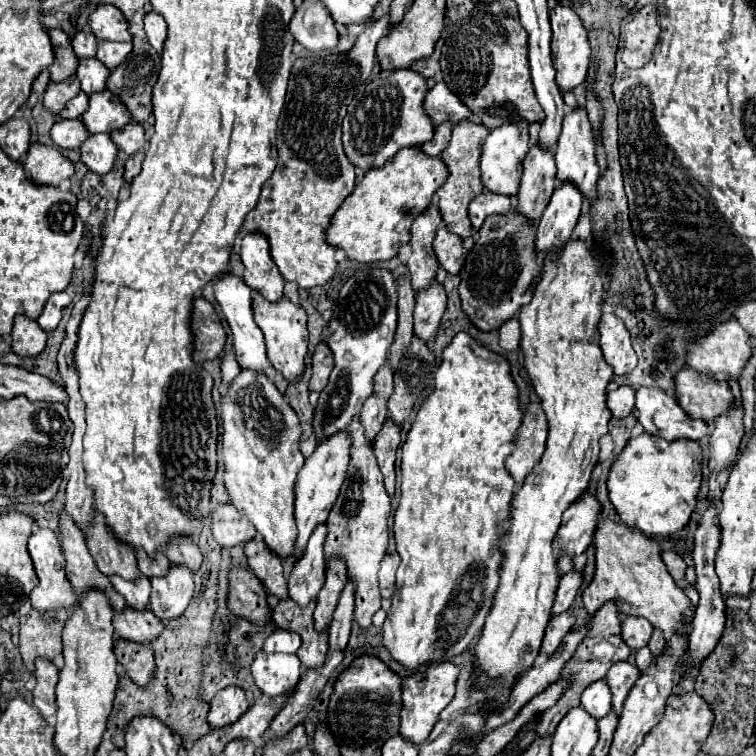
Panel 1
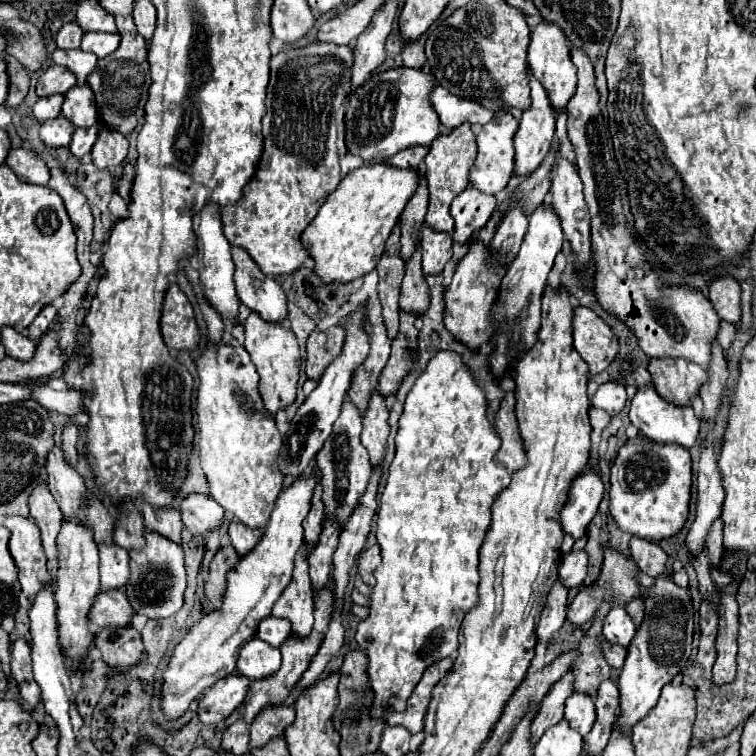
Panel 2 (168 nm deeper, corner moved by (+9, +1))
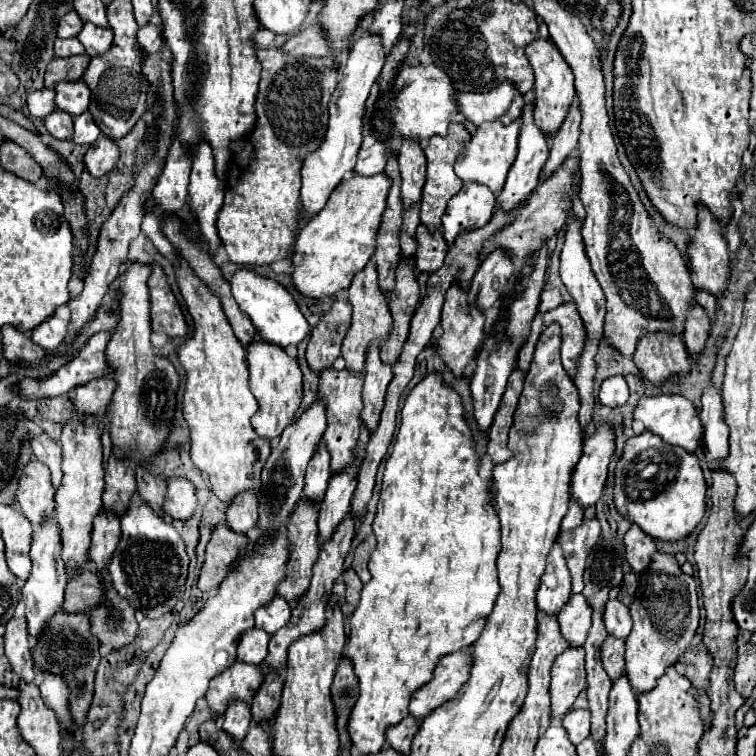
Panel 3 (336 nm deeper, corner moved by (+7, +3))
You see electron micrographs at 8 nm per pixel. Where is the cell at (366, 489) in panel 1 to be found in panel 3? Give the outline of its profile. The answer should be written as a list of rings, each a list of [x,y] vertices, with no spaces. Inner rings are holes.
[[[326,367],[320,373],[320,385],[318,385],[318,399],[326,405],[326,419],[328,429],[324,433],[328,451],[332,455],[332,473],[344,469],[348,463],[352,463],[352,447],[358,441],[360,431],[360,411],[362,411],[362,375],[350,373],[348,369],[334,369]]]

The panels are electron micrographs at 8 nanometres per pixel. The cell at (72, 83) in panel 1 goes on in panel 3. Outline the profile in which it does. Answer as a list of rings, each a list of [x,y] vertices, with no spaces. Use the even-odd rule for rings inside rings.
[[[86,53],[72,55],[72,57],[54,57],[54,61],[50,61],[46,67],[46,77],[44,77],[46,87],[52,87],[58,81],[82,79],[88,63],[90,63],[90,57]]]

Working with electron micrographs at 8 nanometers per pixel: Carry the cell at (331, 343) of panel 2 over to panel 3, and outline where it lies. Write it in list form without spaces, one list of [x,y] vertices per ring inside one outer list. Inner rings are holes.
[[[336,299],[332,303],[332,309],[320,319],[320,323],[310,333],[306,349],[306,361],[310,369],[322,371],[336,361],[350,319],[352,319],[352,305],[346,299]]]

